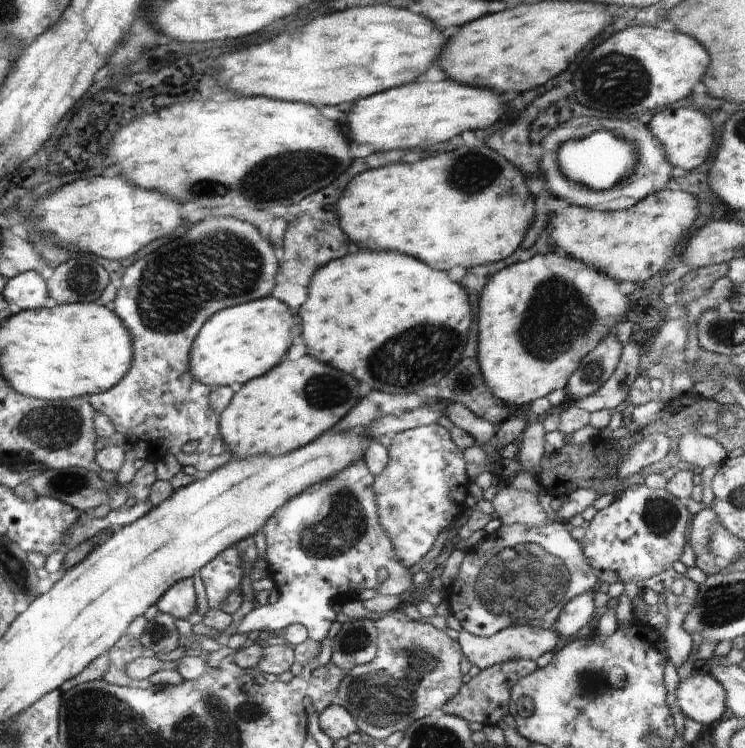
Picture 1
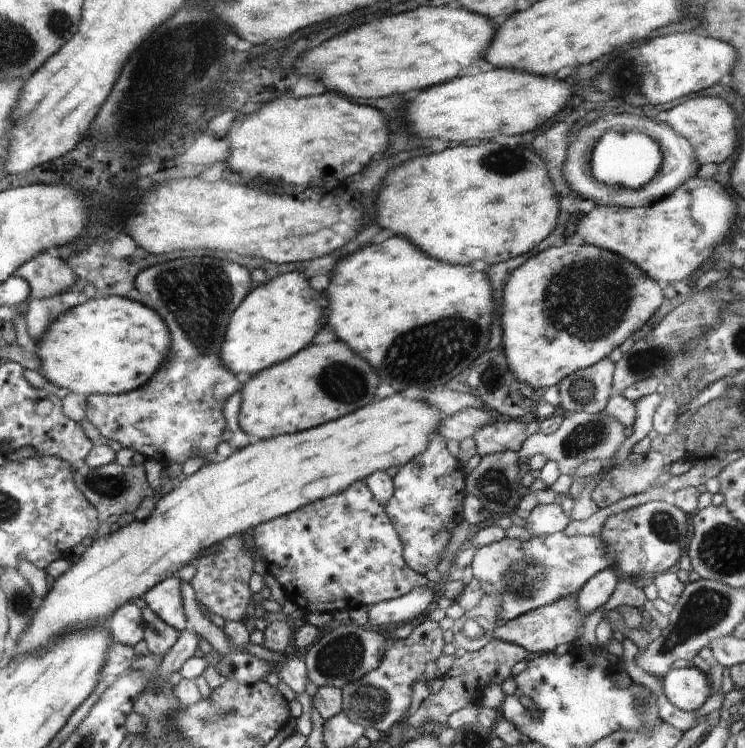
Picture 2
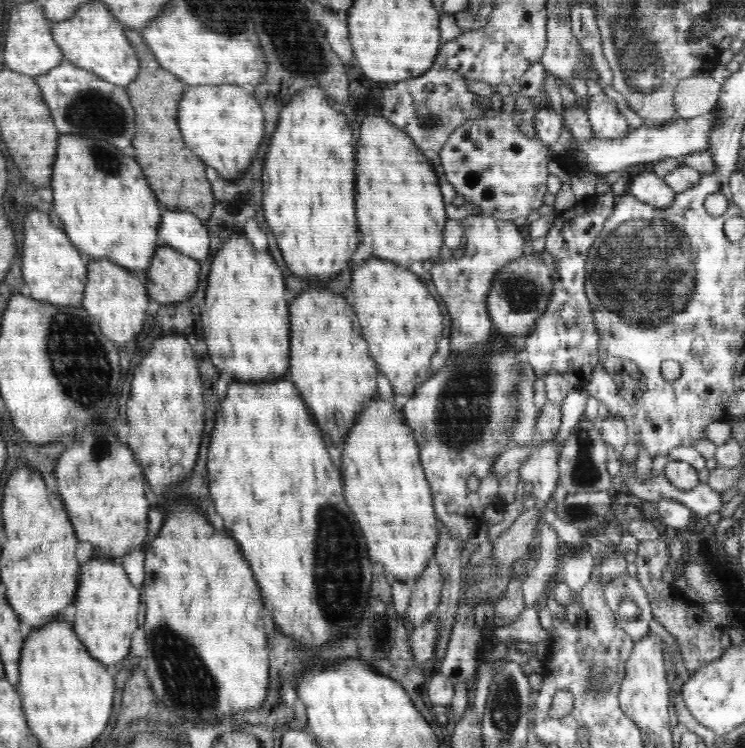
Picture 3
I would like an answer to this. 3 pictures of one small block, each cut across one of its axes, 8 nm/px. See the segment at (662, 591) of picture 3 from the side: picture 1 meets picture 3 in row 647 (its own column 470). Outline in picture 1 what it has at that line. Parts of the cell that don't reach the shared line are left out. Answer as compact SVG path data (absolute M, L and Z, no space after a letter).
M513 659L506 663L496 664L486 669L481 669L458 690L457 696L448 700L441 709L445 714L460 716L467 722L478 722L484 726L496 726L509 713L510 690L518 679L527 676L536 670L537 663L529 659Z

